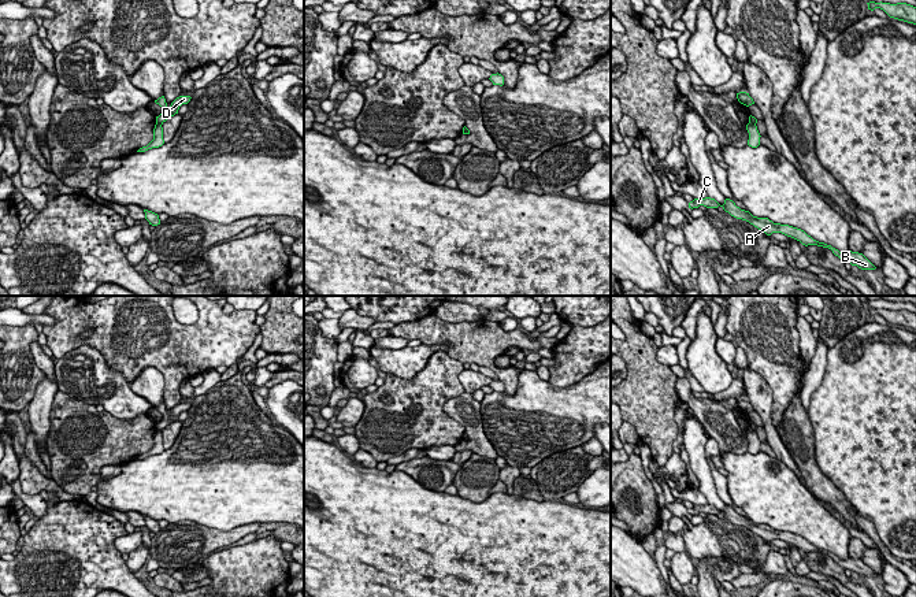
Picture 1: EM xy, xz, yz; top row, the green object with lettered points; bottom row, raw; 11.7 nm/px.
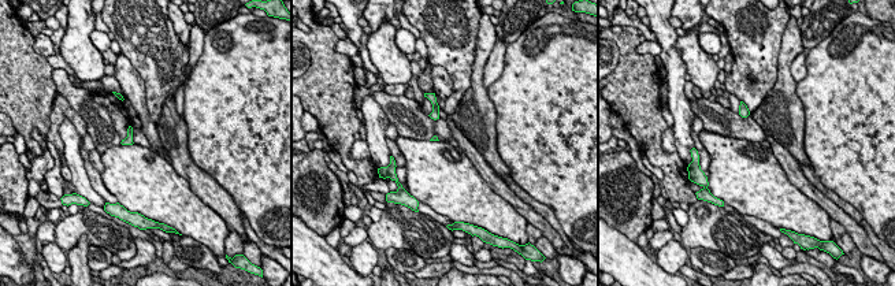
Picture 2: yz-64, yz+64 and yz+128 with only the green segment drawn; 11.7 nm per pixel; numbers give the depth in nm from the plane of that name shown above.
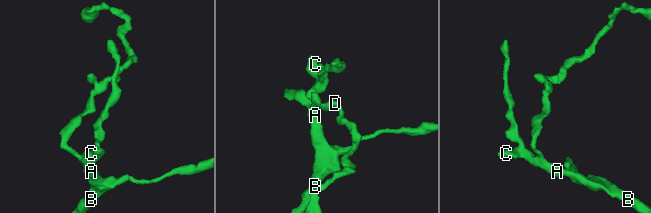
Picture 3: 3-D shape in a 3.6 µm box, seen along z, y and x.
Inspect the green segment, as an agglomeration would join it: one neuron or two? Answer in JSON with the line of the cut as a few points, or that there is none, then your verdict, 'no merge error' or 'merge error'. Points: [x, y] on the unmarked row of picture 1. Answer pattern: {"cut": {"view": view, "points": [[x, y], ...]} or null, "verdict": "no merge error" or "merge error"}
{"cut": {"view": "xy", "points": [[156, 429], [160, 432]]}, "verdict": "merge error"}

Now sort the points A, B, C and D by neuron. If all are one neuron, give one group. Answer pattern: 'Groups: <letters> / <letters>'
Groups: A B C / D

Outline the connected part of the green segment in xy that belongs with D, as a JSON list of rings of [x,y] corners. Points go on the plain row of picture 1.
[[[164,403],[155,407],[155,409],[163,415],[162,420],[156,423],[156,430],[163,431],[168,424],[178,420],[179,414],[182,411],[188,411],[190,405],[192,405],[190,403],[179,403],[171,409],[170,414],[167,412]]]

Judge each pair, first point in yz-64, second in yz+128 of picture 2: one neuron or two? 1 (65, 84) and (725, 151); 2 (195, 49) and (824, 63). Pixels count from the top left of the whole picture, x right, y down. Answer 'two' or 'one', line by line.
1: two
2: two

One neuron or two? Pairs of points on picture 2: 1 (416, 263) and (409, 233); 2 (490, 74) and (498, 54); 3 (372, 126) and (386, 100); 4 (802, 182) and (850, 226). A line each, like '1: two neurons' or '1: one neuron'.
1: two neurons
2: one neuron
3: two neurons
4: one neuron

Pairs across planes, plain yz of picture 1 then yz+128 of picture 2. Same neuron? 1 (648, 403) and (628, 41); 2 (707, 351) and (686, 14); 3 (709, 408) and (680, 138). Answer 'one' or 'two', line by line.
1: one
2: two
3: two

